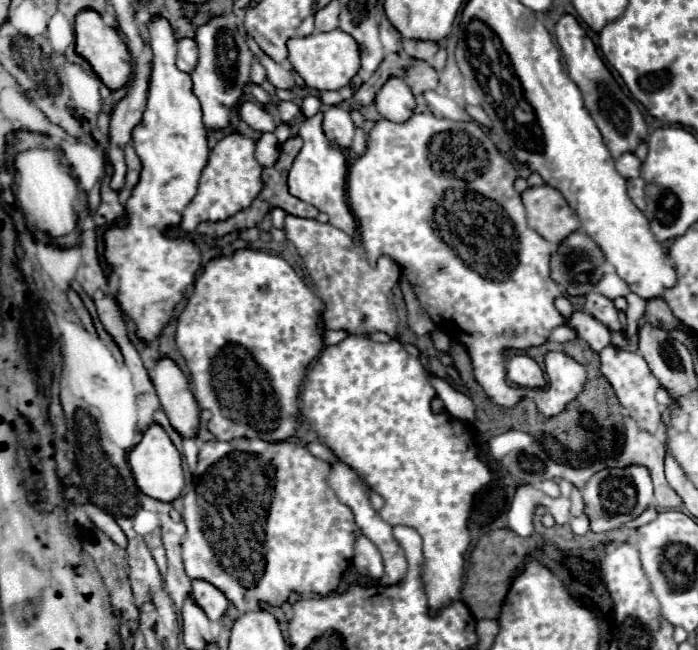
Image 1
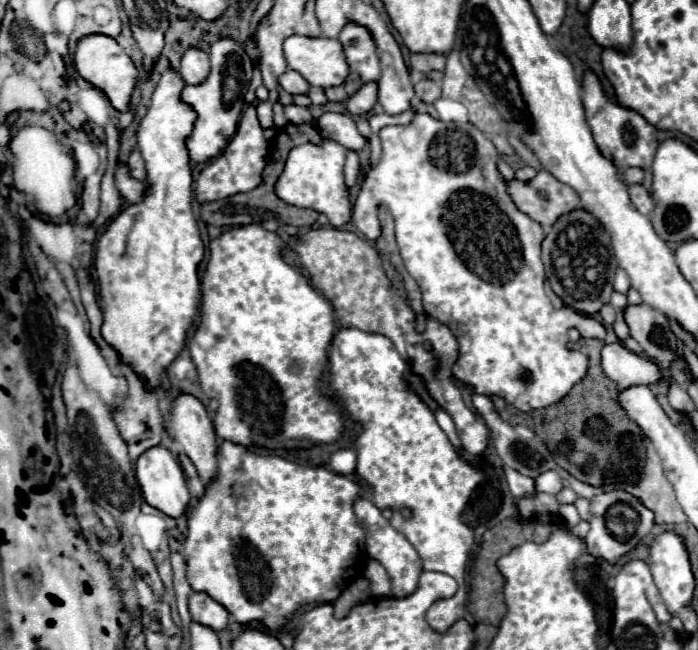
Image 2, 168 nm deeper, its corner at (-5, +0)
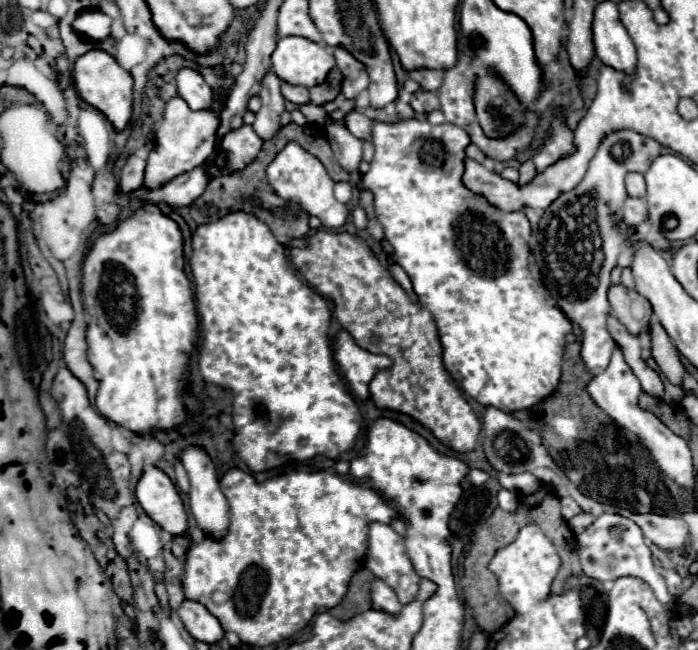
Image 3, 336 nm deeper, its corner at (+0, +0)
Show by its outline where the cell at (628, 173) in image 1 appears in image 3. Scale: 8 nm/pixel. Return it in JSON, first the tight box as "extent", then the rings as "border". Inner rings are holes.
{"extent":[626,173,646,199],"border":[[[628,173],[628,177],[626,177],[626,191],[628,191],[630,197],[644,199],[644,197],[646,197],[644,175],[642,175],[642,173]]]}

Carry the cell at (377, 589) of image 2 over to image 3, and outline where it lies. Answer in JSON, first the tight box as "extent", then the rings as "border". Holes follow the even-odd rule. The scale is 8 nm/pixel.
{"extent":[372,579,402,615],"border":[[[380,579],[372,581],[372,607],[376,611],[384,611],[390,615],[398,615],[402,609],[402,603],[398,601],[396,593]]]}

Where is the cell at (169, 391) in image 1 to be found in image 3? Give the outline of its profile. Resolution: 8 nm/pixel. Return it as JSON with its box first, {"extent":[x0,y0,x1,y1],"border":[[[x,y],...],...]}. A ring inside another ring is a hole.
{"extent":[182,447,228,537],"border":[[[188,447],[182,453],[182,463],[190,477],[190,509],[198,527],[206,537],[224,537],[224,533],[228,533],[228,501],[220,491],[216,469],[210,457],[200,447]]]}

